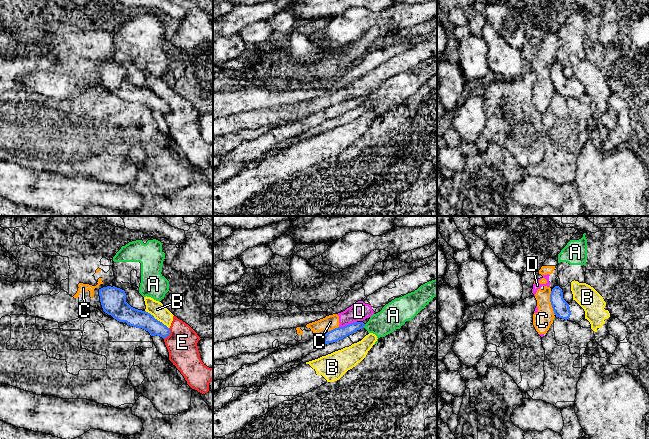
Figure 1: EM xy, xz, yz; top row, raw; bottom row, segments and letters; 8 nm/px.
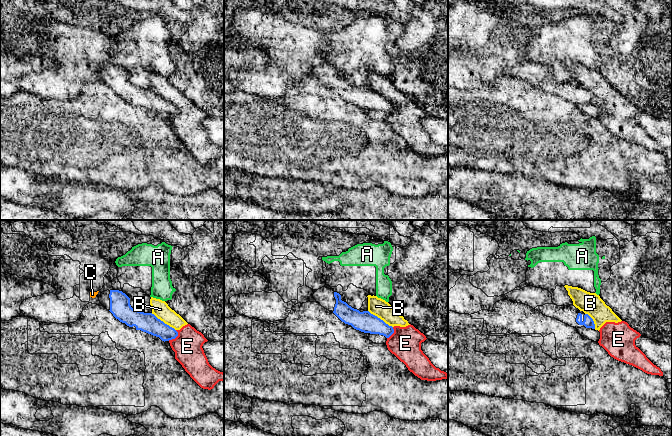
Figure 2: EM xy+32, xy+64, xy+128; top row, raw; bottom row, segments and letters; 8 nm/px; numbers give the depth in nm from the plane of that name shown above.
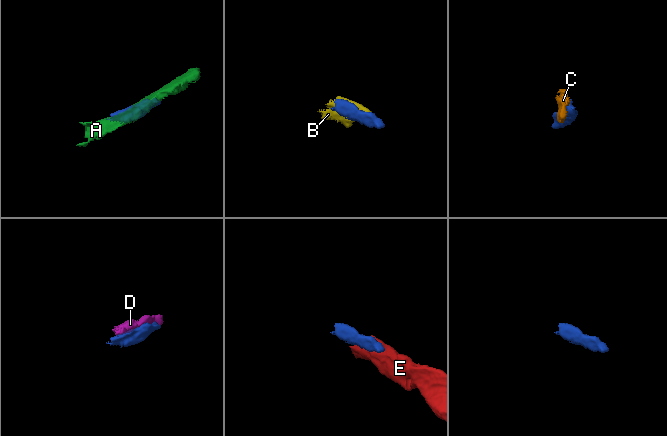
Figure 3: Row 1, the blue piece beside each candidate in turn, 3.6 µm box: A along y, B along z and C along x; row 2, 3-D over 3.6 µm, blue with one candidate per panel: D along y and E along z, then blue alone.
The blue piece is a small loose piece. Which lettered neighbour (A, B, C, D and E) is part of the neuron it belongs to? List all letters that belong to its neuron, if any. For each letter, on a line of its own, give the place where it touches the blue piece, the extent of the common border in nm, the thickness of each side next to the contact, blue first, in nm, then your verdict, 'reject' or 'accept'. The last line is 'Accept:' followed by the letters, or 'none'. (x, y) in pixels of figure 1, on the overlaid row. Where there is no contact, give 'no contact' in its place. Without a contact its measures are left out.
A: meets blue in xz at (364, 325); contact 40 nm long; 100 nm thick on the blue side, 220 nm on the other; reject
B: meets blue in xy at (156, 319); contact 240 nm long; 140 nm thick on the blue side, 120 nm on the other; reject
C: meets blue in yz at (551, 303); contact 200 nm long; 130 nm thick on the blue side, 150 nm on the other; reject
D: meets blue in xz at (347, 325); contact 150 nm long; 100 nm thick on the blue side, 150 nm on the other; reject
E: meets blue in xy at (169, 334); contact 100 nm long; 140 nm thick on the blue side, 240 nm on the other; reject
Accept: none

